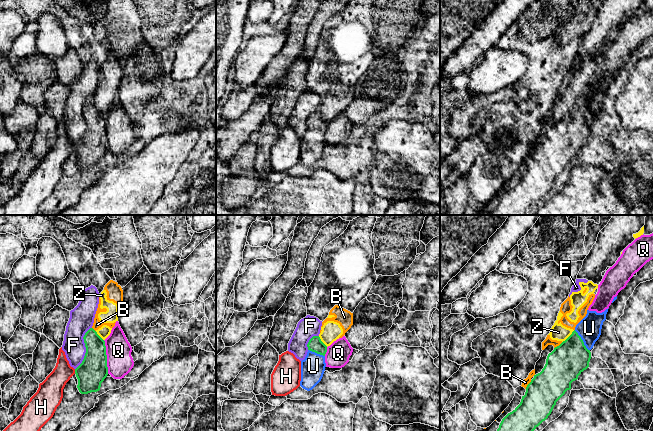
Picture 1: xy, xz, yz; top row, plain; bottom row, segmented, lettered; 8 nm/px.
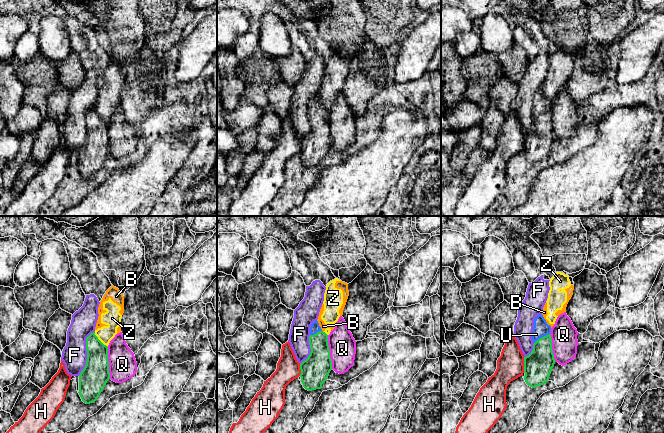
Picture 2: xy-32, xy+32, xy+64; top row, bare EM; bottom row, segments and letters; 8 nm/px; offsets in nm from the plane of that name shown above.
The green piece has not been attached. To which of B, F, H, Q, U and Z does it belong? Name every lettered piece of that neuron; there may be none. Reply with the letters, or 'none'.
U

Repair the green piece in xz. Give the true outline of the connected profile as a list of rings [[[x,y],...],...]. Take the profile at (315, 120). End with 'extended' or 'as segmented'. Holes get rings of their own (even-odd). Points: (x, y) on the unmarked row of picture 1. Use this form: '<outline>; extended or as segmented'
[[[313,112],[309,116],[307,123],[307,131],[301,137],[300,162],[310,167],[323,153],[326,143],[325,130],[327,128],[327,122],[321,117],[319,112]]]; extended

